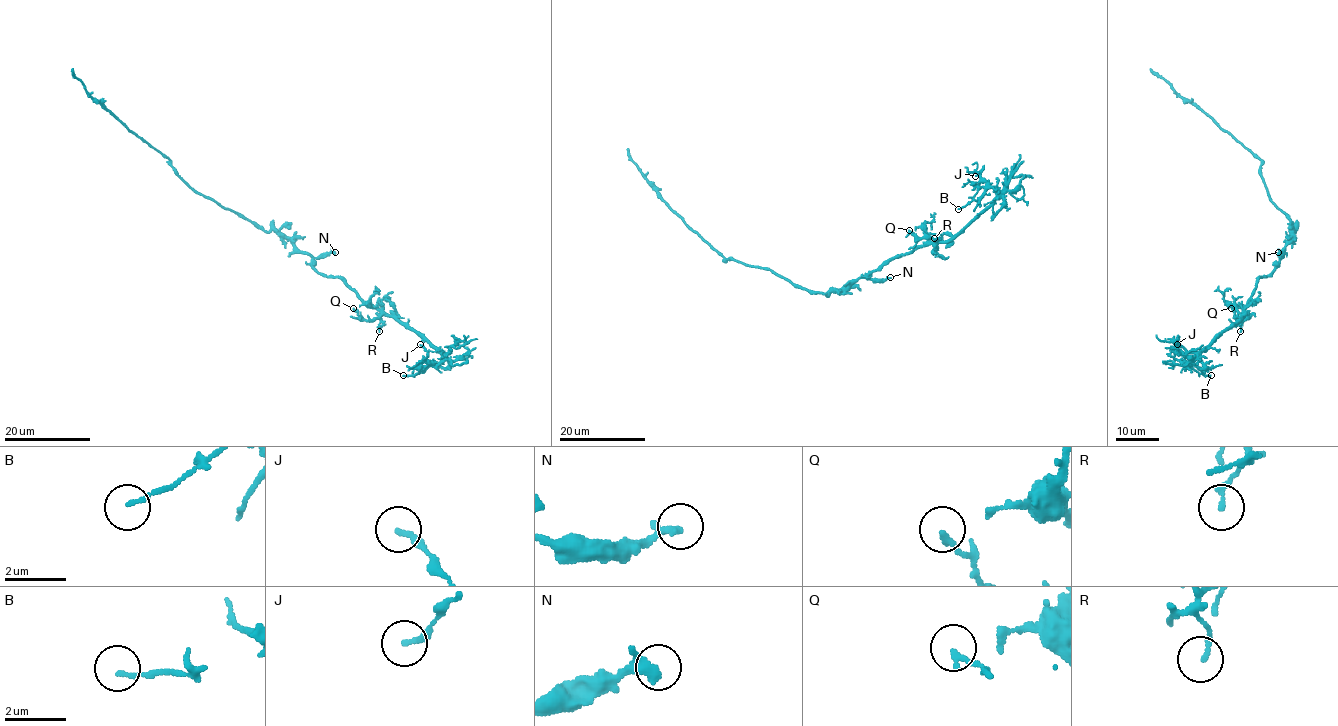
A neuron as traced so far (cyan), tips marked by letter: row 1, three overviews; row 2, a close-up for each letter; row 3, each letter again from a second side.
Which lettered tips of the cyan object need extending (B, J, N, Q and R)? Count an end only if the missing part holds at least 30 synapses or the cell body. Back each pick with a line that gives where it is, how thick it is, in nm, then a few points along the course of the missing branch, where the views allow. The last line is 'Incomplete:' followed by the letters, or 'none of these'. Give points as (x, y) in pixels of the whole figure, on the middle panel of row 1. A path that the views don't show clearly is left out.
Incomplete: none of these

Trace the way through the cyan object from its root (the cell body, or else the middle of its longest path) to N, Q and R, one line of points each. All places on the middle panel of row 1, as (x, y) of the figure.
N: (823, 293), (844, 291), (859, 278), (890, 277)
Q: (823, 293), (844, 291), (857, 279), (866, 278), (892, 259), (936, 241), (933, 238), (917, 237), (909, 230)
R: (823, 293), (844, 291), (857, 279), (866, 278), (892, 259), (934, 242), (938, 238), (934, 238)

